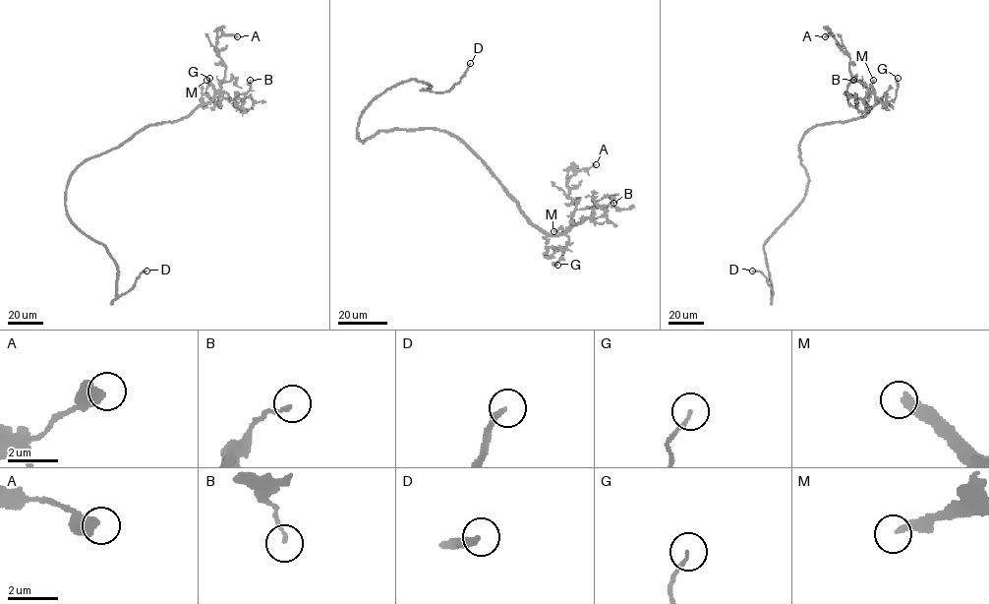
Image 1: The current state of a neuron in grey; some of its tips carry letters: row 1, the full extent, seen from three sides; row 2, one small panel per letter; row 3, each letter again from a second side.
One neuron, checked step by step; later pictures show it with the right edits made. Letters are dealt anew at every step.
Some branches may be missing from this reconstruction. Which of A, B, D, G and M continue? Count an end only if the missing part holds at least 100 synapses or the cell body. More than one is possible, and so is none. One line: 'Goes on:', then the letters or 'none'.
Goes on: D, M

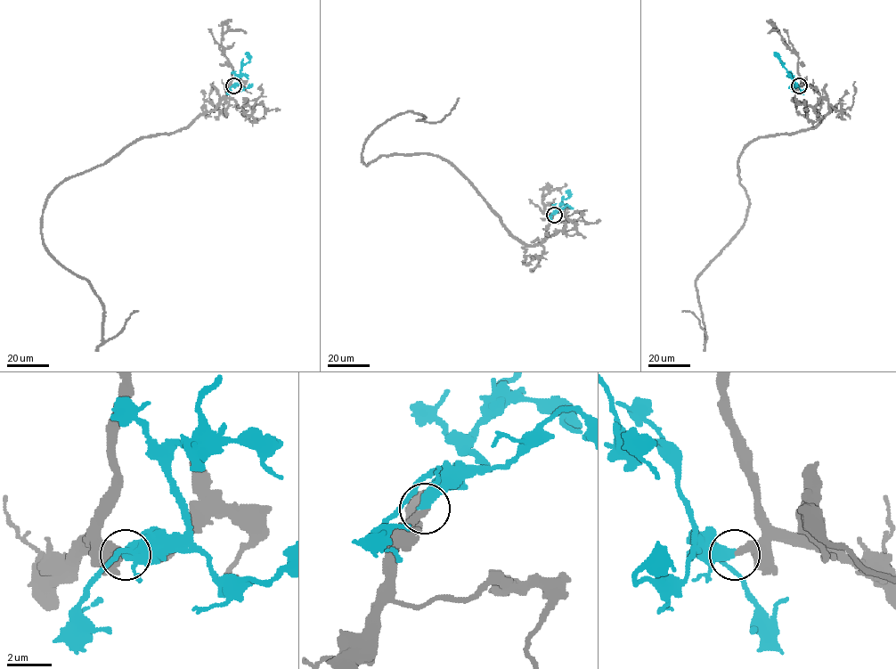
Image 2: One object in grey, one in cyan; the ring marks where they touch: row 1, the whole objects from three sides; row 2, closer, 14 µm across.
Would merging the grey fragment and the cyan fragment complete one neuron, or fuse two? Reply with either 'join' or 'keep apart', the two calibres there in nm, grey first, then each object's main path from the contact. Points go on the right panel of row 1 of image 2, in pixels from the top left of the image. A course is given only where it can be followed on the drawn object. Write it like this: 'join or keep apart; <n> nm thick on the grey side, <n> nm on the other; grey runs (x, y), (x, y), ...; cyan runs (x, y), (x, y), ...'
join; 280 nm thick on the grey side, 480 nm on the other; grey runs (798, 85), (829, 111), (812, 128), (744, 148), (744, 226), (696, 281), (706, 340), (681, 310); cyan runs (798, 85), (777, 53)

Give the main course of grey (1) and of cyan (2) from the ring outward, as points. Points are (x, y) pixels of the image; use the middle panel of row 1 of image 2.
1: (554, 214), (545, 239), (526, 245), (439, 157), (362, 161), (380, 125), (407, 111), (440, 122), (460, 97)
2: (554, 214), (559, 210), (562, 199), (569, 197), (569, 193), (566, 192)

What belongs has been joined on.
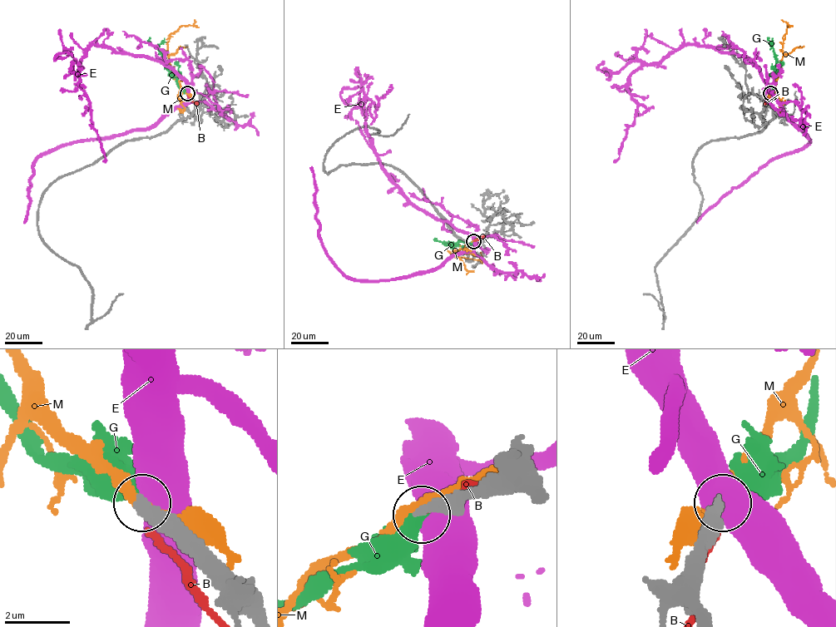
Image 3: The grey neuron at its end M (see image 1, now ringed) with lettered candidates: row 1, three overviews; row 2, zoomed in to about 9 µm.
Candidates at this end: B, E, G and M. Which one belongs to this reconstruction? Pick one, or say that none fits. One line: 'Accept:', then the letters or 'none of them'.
Accept: G

